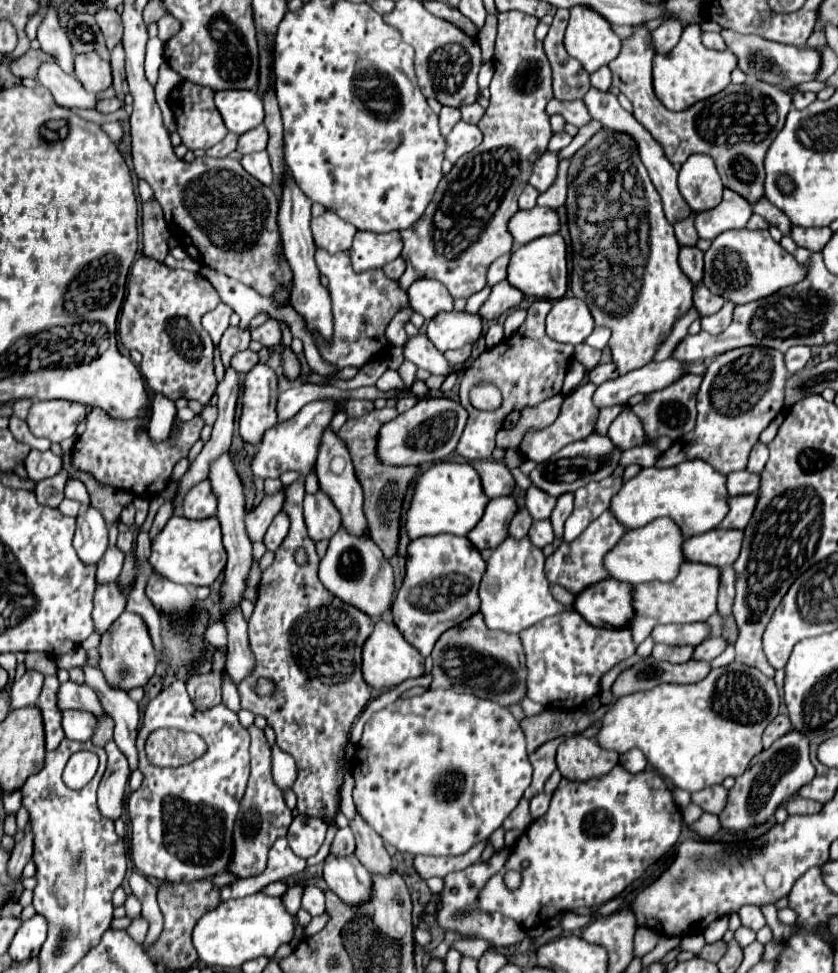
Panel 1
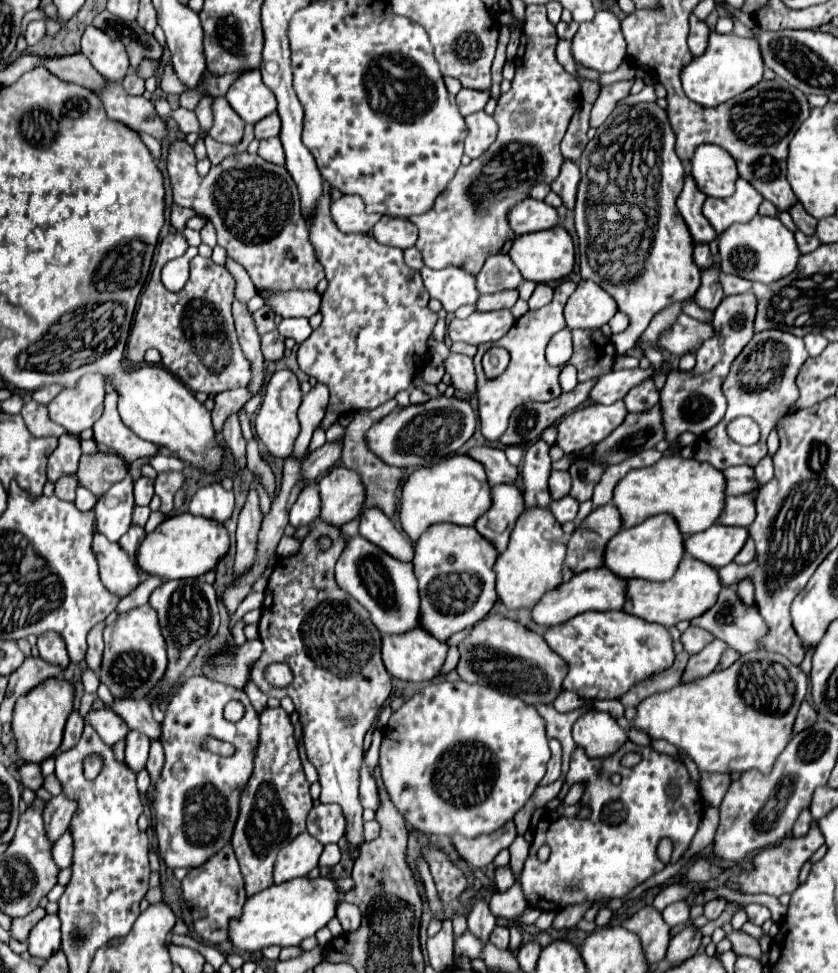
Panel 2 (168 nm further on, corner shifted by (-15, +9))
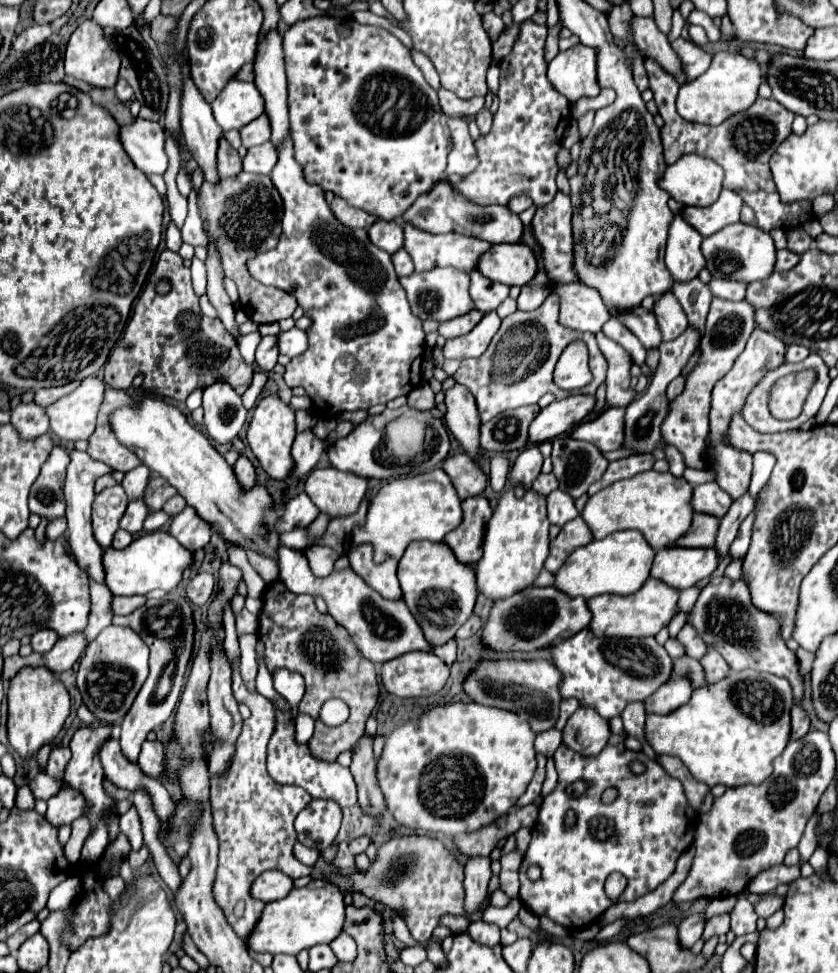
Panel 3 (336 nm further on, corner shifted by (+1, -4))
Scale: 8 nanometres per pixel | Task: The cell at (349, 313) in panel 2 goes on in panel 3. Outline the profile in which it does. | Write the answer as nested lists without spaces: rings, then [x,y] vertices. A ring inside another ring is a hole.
[[[290,137],[278,147],[278,163],[272,169],[272,183],[284,199],[284,219],[282,235],[276,249],[260,253],[248,261],[252,277],[264,285],[280,287],[292,291],[298,299],[298,305],[304,309],[304,315],[310,317],[312,325],[308,327],[308,349],[294,357],[284,371],[284,381],[288,387],[302,387],[312,399],[312,411],[320,417],[334,417],[342,411],[368,409],[378,403],[388,403],[398,395],[408,395],[416,385],[420,385],[422,373],[422,353],[424,353],[424,329],[422,321],[412,315],[406,293],[398,283],[390,255],[374,247],[368,241],[364,229],[350,231],[342,227],[332,215],[324,191],[318,185],[310,185],[304,179],[300,165],[294,159]]]

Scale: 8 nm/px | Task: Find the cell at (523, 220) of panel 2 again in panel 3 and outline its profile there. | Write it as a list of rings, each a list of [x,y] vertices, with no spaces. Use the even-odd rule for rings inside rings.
[[[438,183],[432,191],[420,195],[414,205],[404,213],[404,221],[410,221],[414,227],[430,231],[430,233],[468,233],[472,237],[478,237],[482,241],[488,241],[490,245],[498,243],[518,243],[524,233],[524,225],[518,215],[508,211],[502,205],[474,205],[466,201],[450,183]]]

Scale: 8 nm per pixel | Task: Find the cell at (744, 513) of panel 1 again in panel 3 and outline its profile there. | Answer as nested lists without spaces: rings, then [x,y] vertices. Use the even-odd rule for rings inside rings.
[[[696,513],[690,531],[674,545],[678,547],[714,547],[720,519],[708,513]]]

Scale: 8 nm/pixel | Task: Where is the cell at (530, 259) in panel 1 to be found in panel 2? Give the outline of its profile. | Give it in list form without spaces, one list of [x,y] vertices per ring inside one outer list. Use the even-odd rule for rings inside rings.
[[[548,228],[548,230],[540,230],[540,232],[532,232],[532,234],[524,234],[518,236],[512,242],[512,248],[508,252],[510,260],[516,264],[516,268],[522,272],[522,276],[526,280],[532,282],[552,282],[552,280],[562,280],[572,272],[574,266],[574,244],[570,234],[560,228]]]

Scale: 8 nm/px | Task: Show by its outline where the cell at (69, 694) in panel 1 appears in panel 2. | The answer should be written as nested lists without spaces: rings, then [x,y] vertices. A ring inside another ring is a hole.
[[[116,700],[112,710],[116,710],[126,720],[130,730],[138,730],[150,740],[160,740],[160,724],[154,720],[150,704],[146,700]]]

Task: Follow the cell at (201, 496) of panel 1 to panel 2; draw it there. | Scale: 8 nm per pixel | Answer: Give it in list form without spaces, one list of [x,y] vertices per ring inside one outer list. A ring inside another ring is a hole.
[[[218,482],[200,488],[188,506],[190,514],[204,516],[216,522],[226,522],[234,510],[234,494],[224,490]]]

